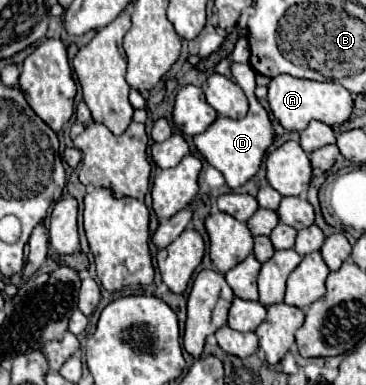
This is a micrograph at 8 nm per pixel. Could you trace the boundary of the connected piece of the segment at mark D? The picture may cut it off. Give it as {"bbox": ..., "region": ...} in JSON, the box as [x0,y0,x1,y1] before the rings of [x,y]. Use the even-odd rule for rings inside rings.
{"bbox":[193,61,273,189],"region":[[[231,61],[231,73],[235,83],[242,88],[249,99],[249,113],[243,119],[229,119],[229,117],[217,117],[209,129],[193,137],[193,143],[197,151],[203,155],[203,159],[215,167],[227,181],[227,187],[235,189],[247,183],[259,169],[263,155],[267,147],[273,143],[273,125],[269,119],[269,113],[261,107],[261,103],[255,97],[256,73],[247,63],[235,63]]]}

